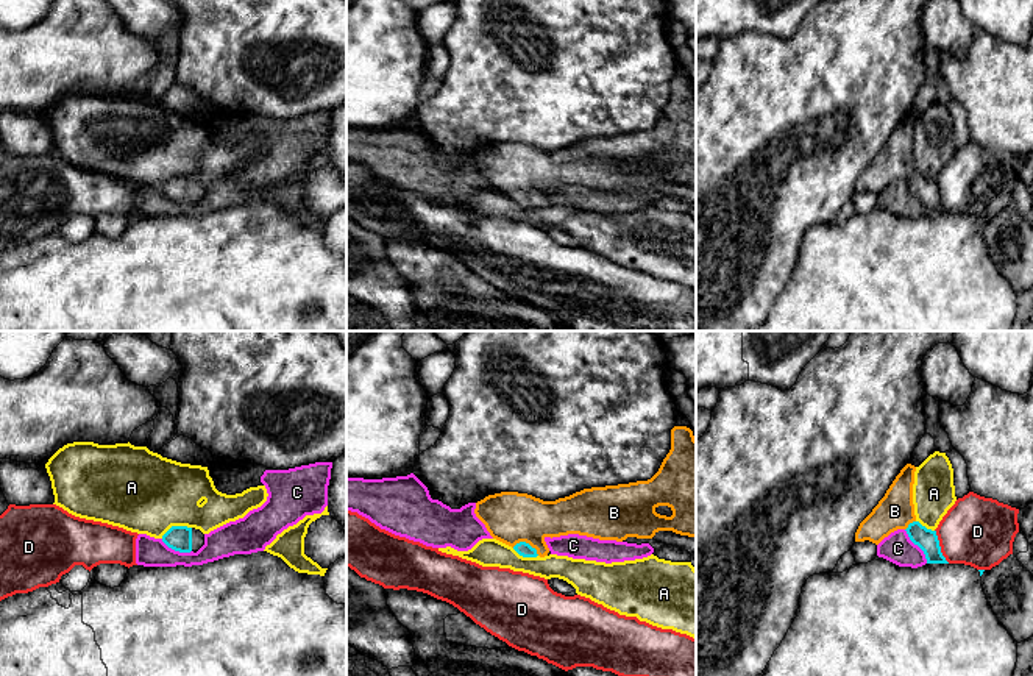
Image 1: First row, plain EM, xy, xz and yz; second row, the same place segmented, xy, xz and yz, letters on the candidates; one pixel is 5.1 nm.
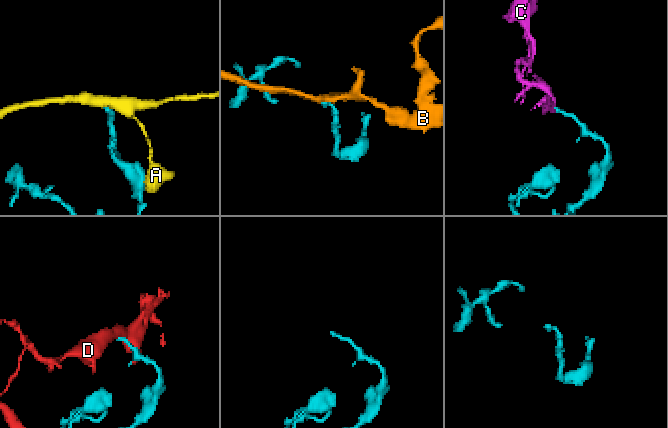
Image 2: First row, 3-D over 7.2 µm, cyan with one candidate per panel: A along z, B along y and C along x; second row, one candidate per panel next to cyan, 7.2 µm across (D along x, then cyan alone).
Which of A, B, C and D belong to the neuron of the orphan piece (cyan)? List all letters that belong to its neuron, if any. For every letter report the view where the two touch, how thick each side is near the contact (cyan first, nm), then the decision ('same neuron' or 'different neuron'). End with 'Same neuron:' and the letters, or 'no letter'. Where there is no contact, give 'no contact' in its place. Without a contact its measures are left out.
A: contact in xy; calibres 130 and 420 nm; different neuron
B: contact in xz; calibres 70 and 260 nm; same neuron
C: contact in yz; calibres 110 and 160 nm; different neuron
D: contact in yz; calibres 110 and 360 nm; different neuron
Same neuron: B

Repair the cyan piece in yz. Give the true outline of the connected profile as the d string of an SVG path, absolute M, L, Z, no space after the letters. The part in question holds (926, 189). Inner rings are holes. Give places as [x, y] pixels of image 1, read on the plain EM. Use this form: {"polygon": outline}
{"polygon": "M907 114L896 126L885 147L872 162L860 173L855 192L869 190L879 195L897 180L905 180L910 190L918 195L927 214L949 214L941 203L936 181L922 176L914 165L913 134L916 117Z"}

